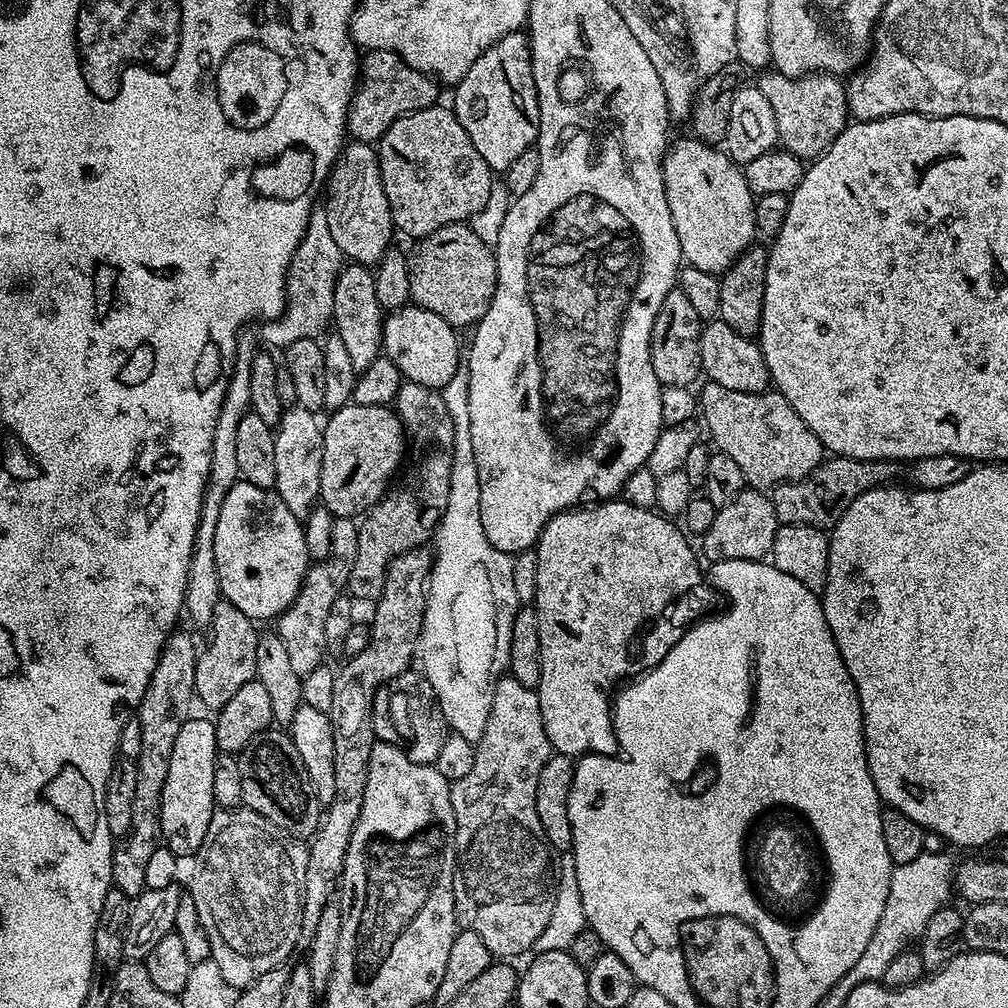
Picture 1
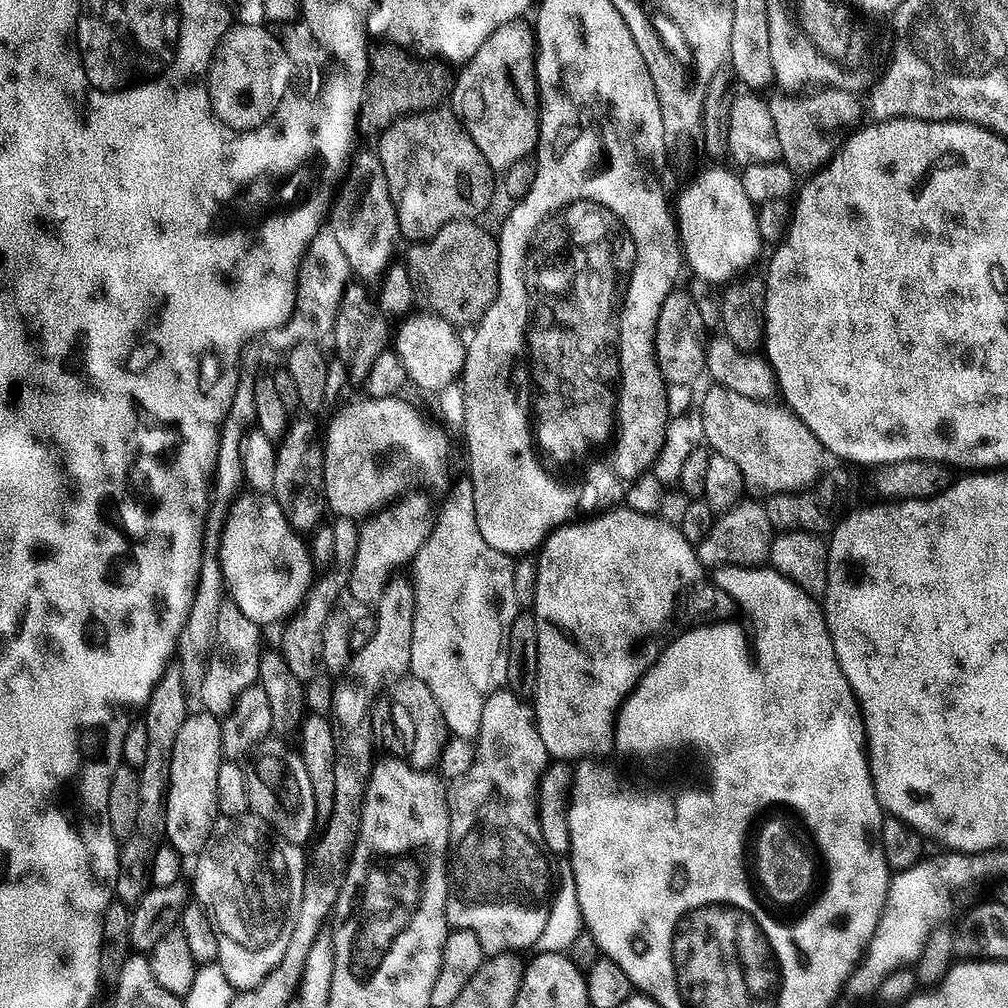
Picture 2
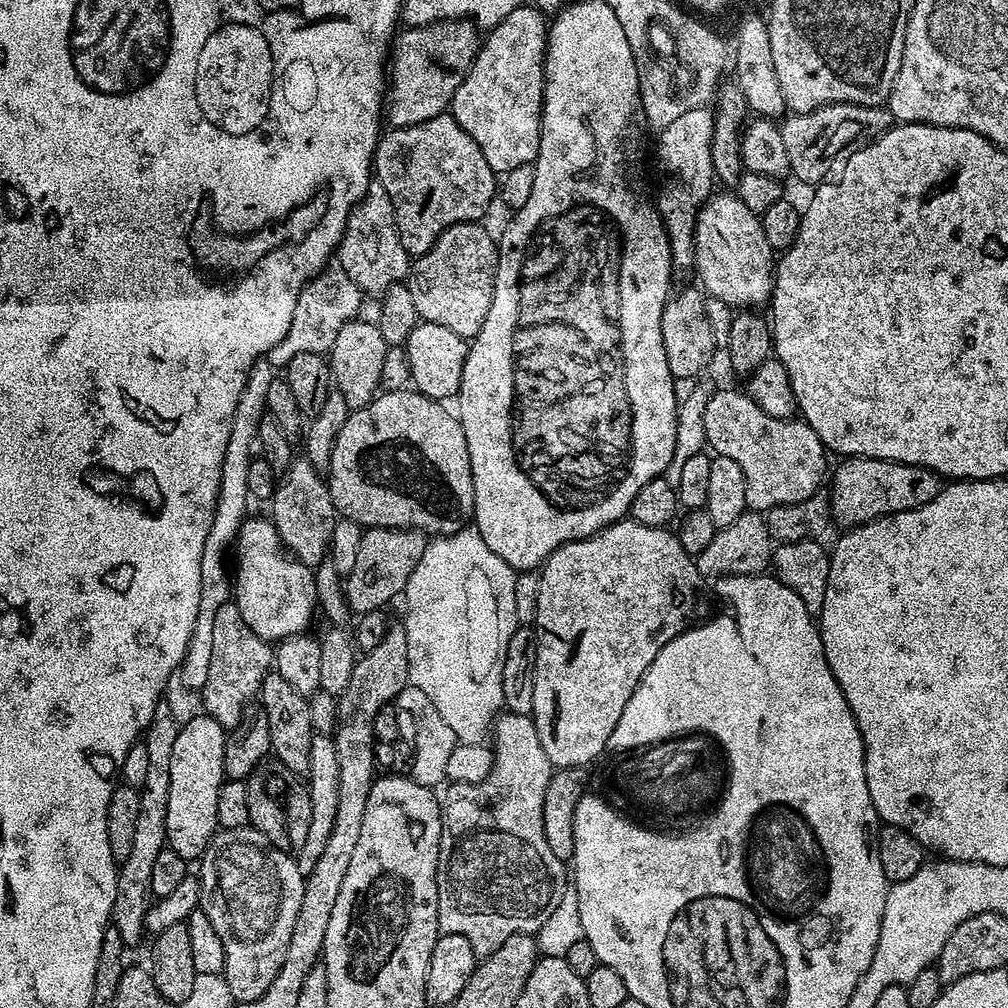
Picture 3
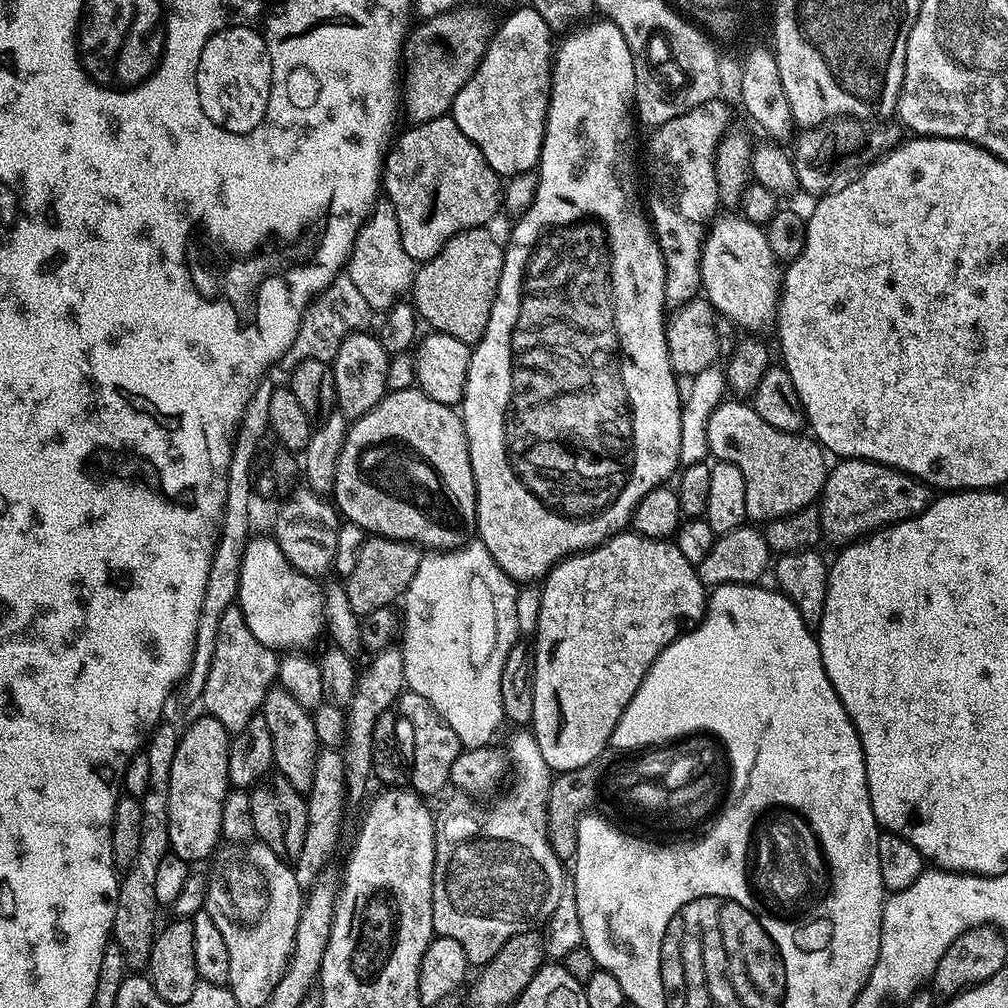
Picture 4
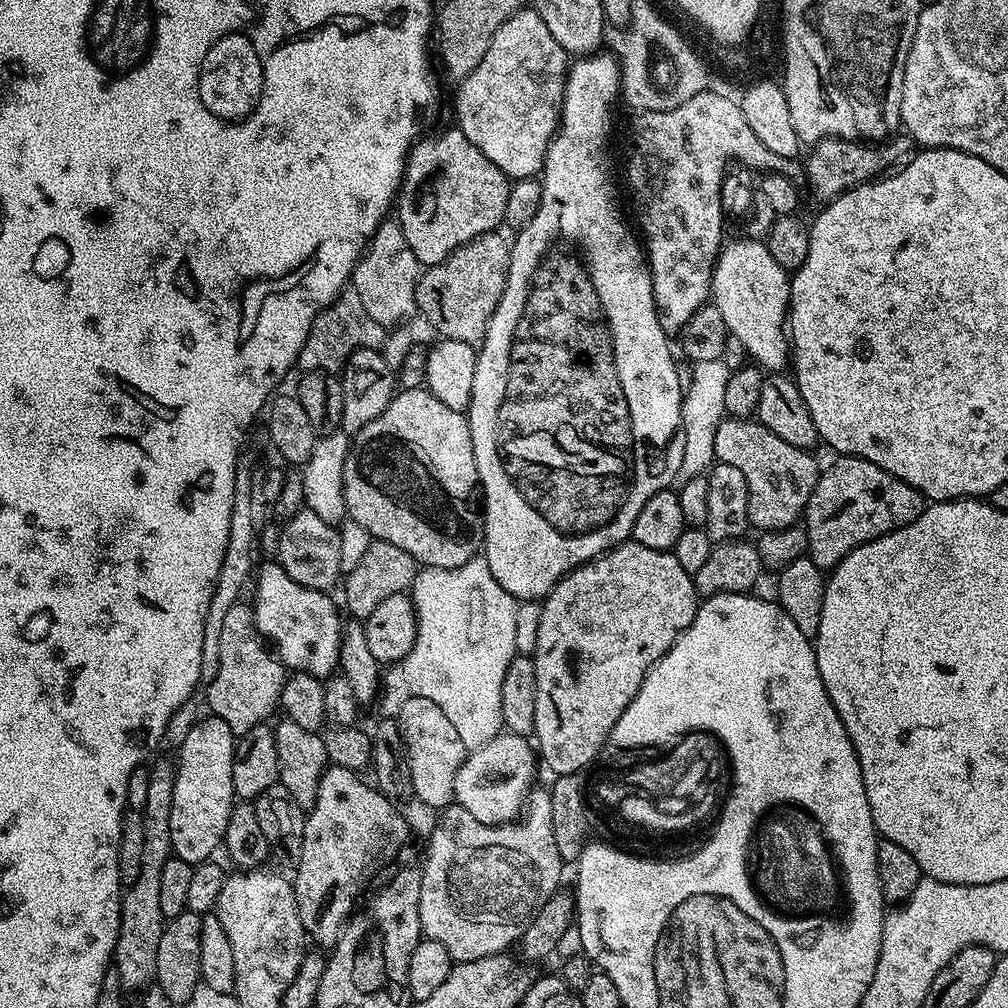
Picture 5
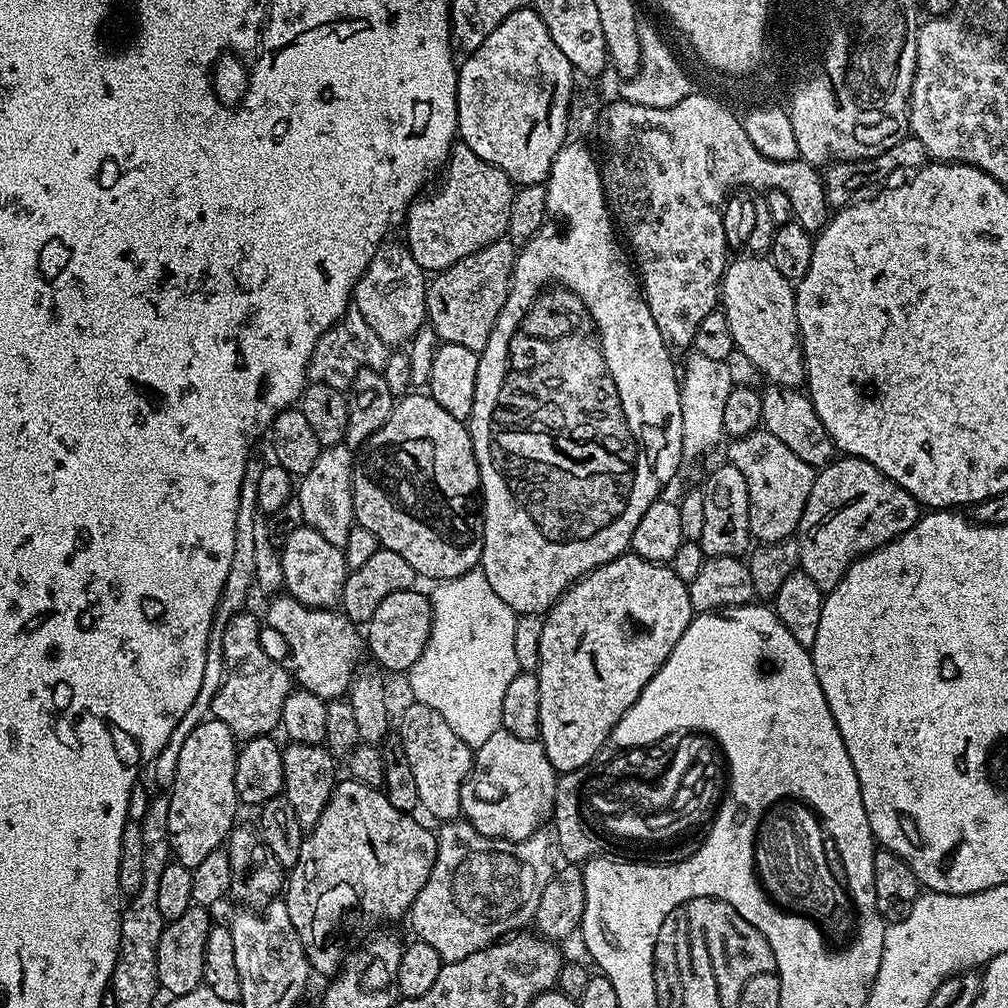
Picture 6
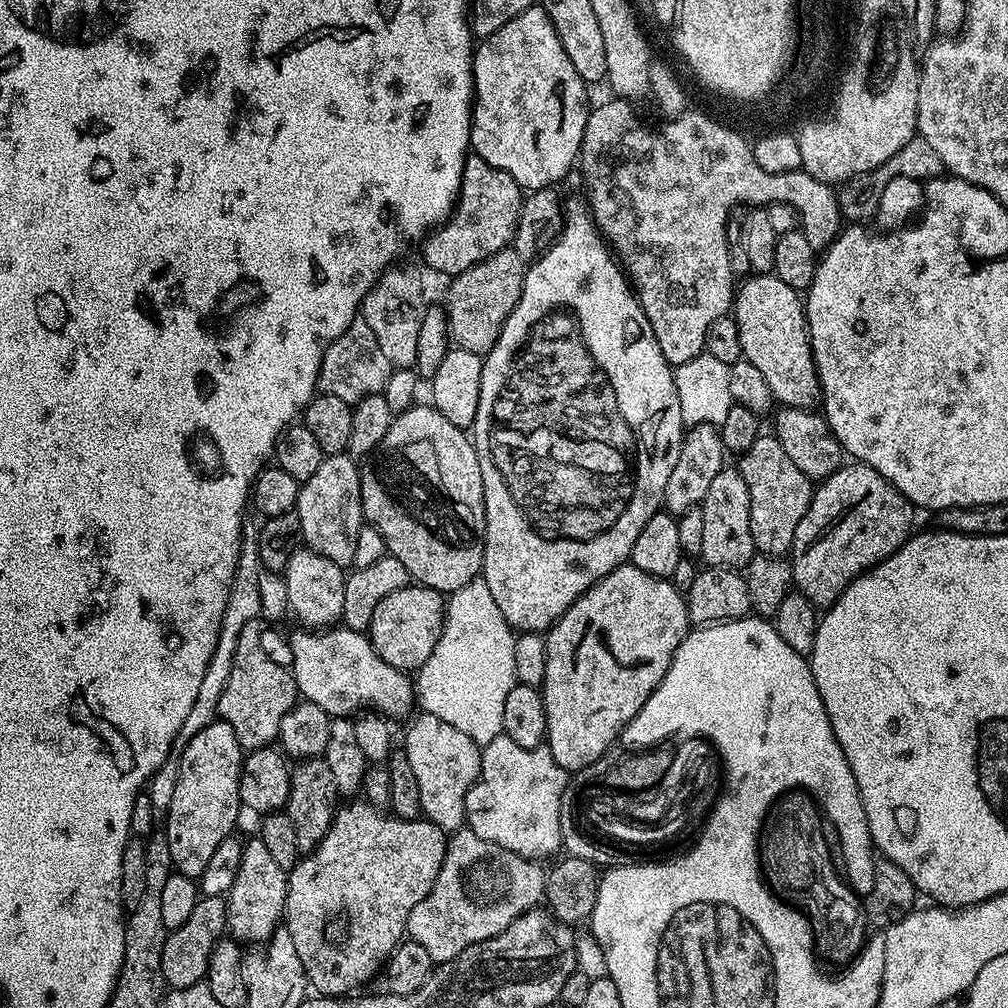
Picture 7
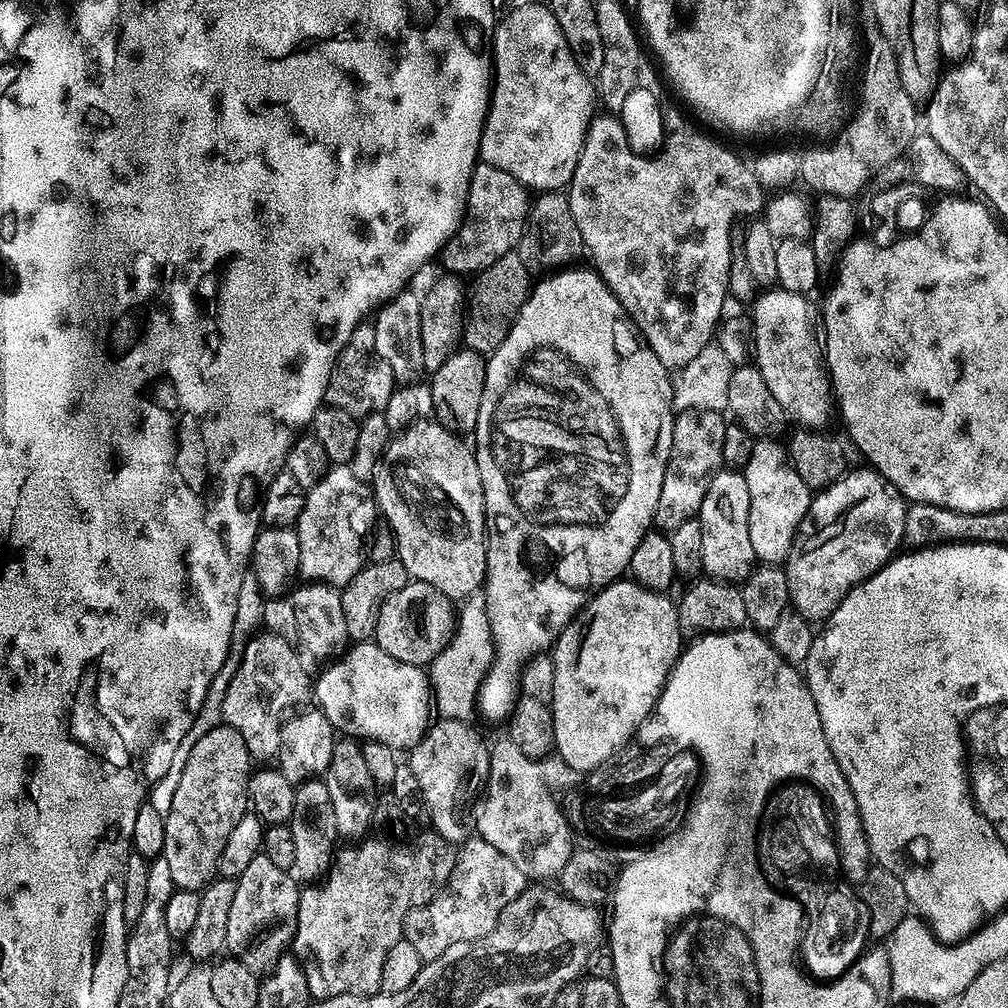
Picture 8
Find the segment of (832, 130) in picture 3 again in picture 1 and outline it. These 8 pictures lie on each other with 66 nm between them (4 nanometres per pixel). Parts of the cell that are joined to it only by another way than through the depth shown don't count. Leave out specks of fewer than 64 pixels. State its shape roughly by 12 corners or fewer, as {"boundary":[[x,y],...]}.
{"boundary":[[761,71],[783,151],[811,162],[848,127],[831,74]]}

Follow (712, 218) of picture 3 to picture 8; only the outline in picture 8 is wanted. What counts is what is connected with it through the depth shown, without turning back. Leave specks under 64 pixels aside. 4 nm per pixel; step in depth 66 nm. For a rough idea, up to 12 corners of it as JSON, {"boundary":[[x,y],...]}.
{"boundary":[[755,297],[754,365],[787,419],[824,430],[832,381],[809,297]]}

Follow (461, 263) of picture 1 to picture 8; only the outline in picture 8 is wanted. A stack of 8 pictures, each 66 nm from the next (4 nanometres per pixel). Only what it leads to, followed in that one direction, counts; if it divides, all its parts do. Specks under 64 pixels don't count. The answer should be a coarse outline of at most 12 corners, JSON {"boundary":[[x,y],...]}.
{"boundary":[[507,252],[471,285],[462,344],[502,346],[534,280]]}

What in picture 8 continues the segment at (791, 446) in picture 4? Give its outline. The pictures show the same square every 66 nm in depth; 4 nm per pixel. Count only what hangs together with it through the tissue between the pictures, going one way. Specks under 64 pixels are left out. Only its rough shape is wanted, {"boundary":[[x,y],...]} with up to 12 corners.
{"boundary":[[760,438],[743,468],[750,543],[783,565],[813,489],[783,443]]}

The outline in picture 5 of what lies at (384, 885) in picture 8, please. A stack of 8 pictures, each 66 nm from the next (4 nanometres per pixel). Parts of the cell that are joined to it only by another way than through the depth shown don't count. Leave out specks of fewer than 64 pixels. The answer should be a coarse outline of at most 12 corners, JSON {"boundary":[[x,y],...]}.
{"boundary":[[325,768],[292,889],[331,950],[376,859],[408,824],[362,777]]}

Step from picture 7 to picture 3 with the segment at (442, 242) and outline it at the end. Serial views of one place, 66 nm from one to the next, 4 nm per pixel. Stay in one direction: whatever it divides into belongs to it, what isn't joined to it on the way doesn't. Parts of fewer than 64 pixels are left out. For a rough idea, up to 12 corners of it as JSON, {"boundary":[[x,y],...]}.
{"boundary":[[450,114],[389,127],[374,176],[425,256],[498,176]]}

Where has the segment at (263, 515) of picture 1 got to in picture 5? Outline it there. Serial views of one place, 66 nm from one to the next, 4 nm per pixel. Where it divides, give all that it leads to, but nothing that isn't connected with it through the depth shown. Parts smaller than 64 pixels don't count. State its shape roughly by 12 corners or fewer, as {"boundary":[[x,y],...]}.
{"boundary":[[259,565],[254,623],[285,669],[331,677],[341,609]]}

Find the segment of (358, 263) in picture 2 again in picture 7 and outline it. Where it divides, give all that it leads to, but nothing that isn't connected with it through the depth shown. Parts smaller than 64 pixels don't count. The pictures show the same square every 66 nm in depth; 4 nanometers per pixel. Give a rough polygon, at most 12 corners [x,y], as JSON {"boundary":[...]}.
{"boundary":[[389,268],[362,319],[393,368],[416,363],[426,301],[419,274]]}

